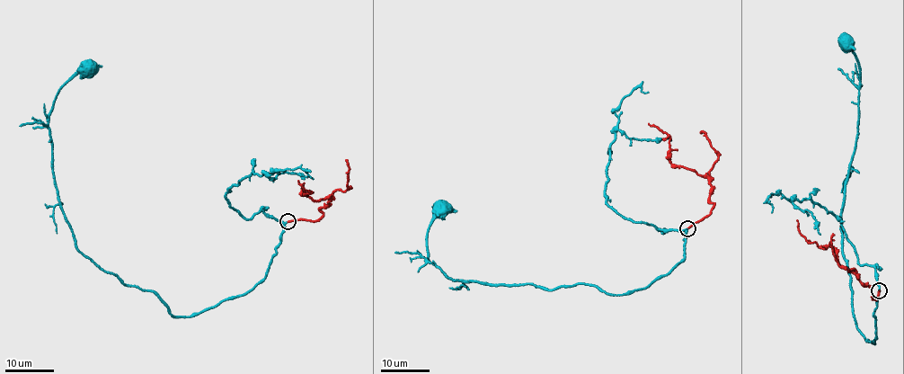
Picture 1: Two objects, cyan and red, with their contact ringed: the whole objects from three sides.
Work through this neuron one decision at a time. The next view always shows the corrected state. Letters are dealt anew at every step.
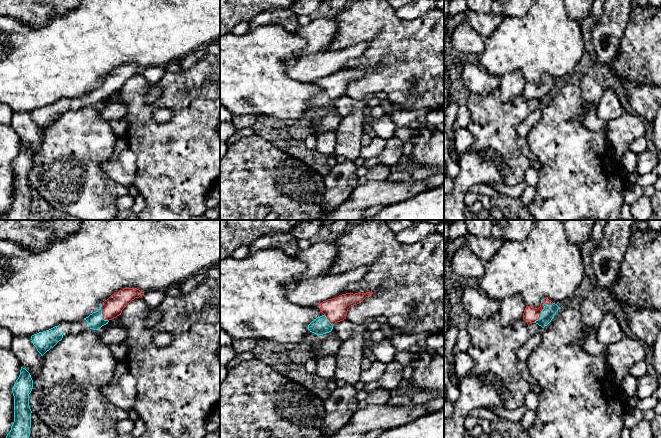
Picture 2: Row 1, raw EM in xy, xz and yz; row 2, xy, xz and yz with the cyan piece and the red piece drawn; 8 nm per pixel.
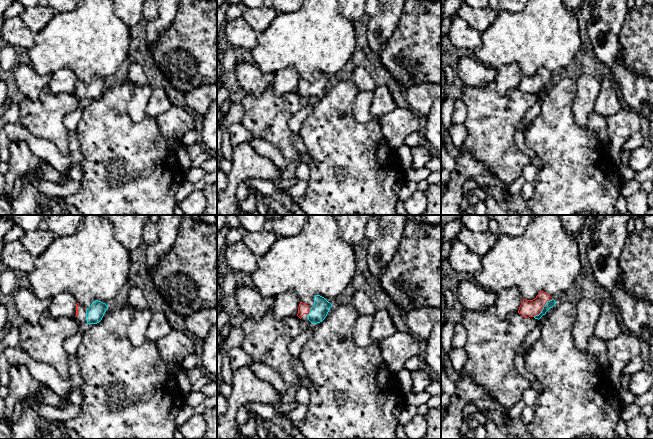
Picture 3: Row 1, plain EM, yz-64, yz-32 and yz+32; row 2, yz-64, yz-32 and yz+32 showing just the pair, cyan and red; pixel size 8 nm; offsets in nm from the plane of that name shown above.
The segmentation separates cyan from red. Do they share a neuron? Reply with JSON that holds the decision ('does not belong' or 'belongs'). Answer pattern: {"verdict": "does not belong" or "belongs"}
{"verdict": "belongs"}

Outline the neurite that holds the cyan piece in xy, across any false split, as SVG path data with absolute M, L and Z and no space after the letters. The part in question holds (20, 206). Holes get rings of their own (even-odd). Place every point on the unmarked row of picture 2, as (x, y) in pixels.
M21 143L20 151L12 164L14 198L6 215L1 216L0 220L29 220L32 189L29 182L29 170L32 165L31 151L25 144Z

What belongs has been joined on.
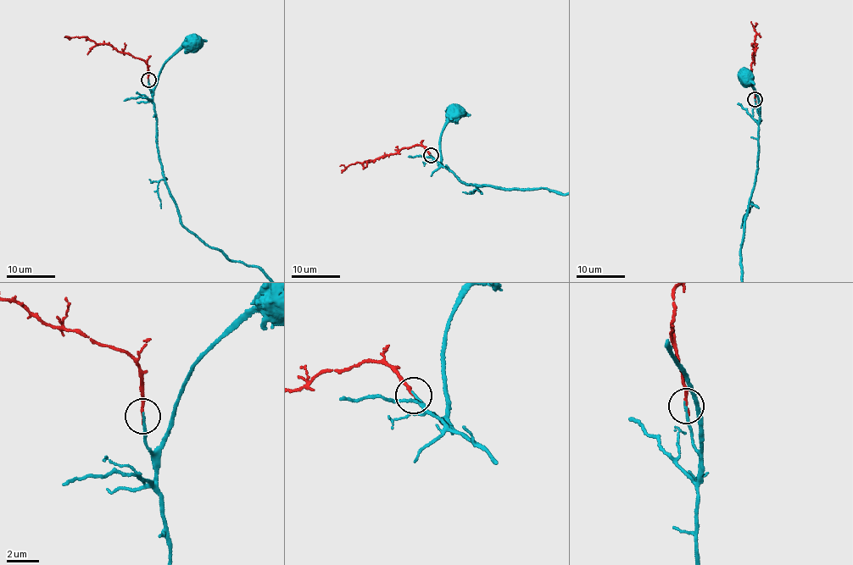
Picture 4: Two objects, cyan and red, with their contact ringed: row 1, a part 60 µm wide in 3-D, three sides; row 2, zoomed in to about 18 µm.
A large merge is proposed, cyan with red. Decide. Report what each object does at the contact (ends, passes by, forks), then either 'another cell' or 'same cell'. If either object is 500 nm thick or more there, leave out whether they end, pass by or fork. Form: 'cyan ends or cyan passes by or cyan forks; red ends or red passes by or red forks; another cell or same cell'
cyan ends; red ends; same cell

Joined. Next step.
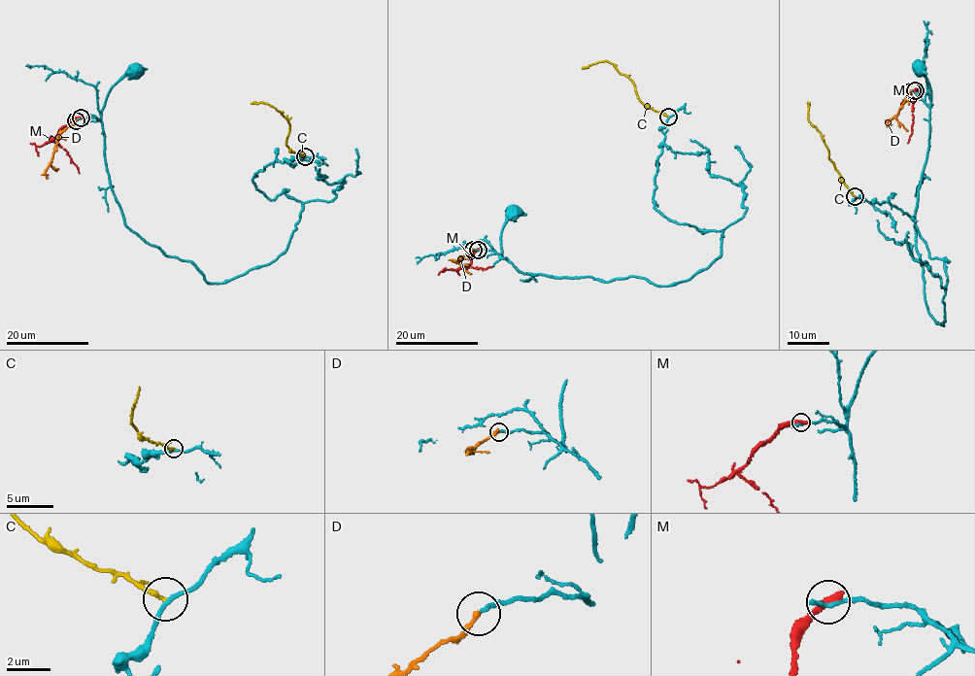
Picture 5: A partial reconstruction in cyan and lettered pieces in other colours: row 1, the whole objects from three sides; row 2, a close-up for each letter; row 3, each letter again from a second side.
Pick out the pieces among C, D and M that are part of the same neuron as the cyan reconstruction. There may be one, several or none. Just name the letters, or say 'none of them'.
D

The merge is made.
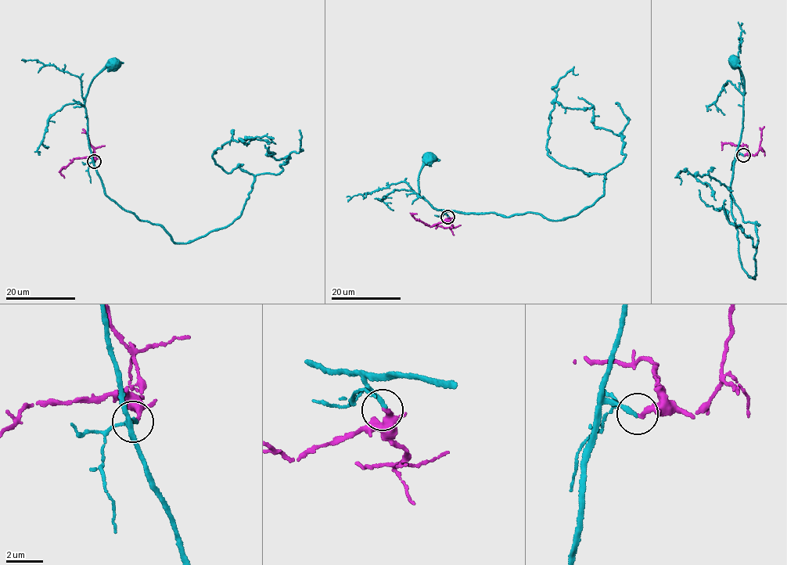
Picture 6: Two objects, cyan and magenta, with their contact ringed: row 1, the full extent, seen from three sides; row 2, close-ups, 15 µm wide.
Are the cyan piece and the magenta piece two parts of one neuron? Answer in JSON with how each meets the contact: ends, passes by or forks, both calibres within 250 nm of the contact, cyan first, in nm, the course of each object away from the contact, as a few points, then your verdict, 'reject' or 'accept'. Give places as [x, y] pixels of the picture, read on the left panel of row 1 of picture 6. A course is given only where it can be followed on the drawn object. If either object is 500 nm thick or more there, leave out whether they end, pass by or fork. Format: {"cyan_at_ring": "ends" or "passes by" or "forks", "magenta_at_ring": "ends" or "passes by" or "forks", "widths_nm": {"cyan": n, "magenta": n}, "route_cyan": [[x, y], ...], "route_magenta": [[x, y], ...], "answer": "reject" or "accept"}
{"cyan_at_ring": "ends", "magenta_at_ring": "ends", "widths_nm": {"cyan": 240, "magenta": 240}, "route_cyan": [[94, 162], [88, 138], [84, 97], [95, 75], [113, 64]], "route_magenta": [[94, 162], [91, 156], [74, 158], [61, 170], [64, 178]], "answer": "accept"}

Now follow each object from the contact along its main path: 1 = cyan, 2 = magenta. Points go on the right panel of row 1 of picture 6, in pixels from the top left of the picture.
1: (743, 156), (737, 152), (742, 128), (743, 75), (733, 61)
2: (743, 156), (747, 153), (747, 145), (726, 142), (724, 144), (722, 150)

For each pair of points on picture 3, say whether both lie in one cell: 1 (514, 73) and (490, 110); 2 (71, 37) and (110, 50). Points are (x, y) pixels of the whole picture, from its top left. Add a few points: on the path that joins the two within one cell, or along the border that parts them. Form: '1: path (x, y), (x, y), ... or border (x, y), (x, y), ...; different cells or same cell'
1: border (494, 81), (500, 95), (517, 87); different cells
2: path (81, 39), (92, 40), (100, 44); same cell

